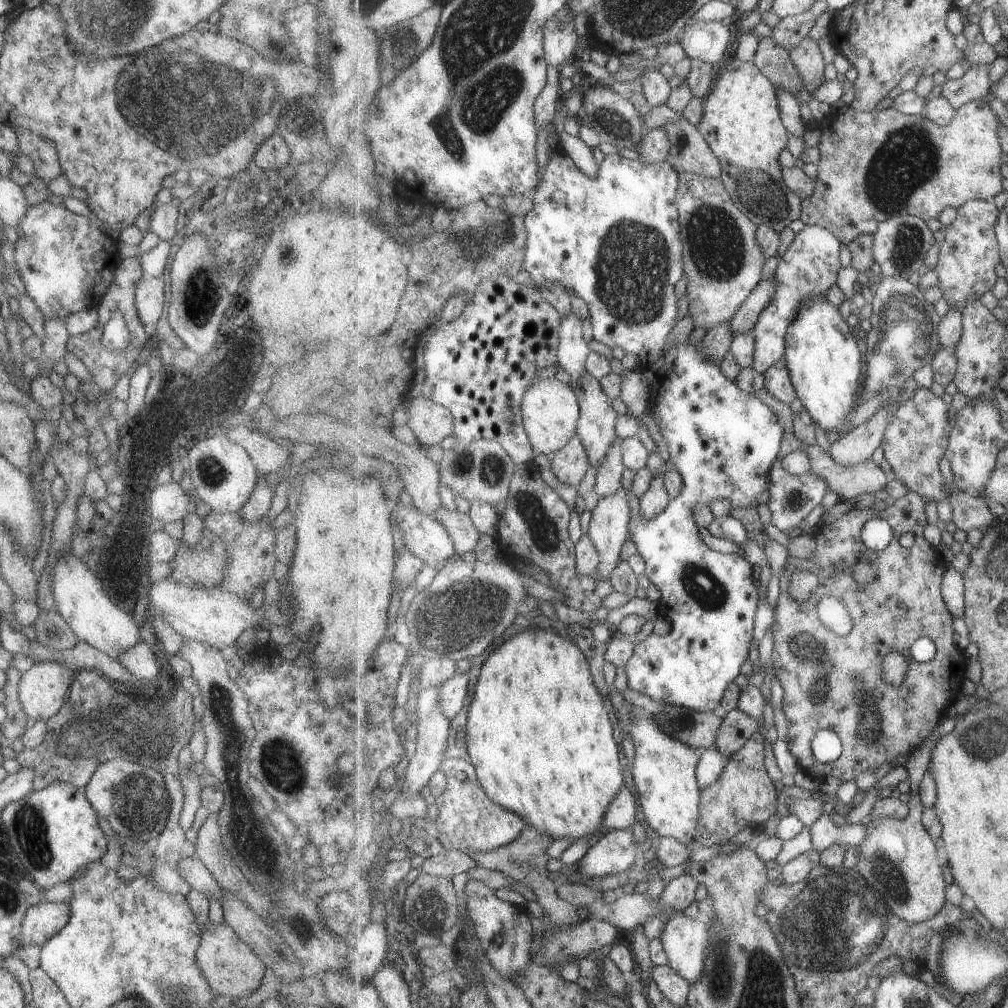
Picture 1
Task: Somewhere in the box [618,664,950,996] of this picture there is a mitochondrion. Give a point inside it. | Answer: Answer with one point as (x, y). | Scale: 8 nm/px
(827, 926)

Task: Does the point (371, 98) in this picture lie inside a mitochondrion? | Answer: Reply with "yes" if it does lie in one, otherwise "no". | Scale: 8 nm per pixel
no

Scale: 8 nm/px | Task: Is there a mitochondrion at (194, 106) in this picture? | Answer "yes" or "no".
yes

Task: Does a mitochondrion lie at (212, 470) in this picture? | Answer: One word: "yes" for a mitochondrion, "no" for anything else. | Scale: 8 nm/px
yes

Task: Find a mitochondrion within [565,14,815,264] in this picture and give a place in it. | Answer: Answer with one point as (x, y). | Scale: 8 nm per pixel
(759, 192)

